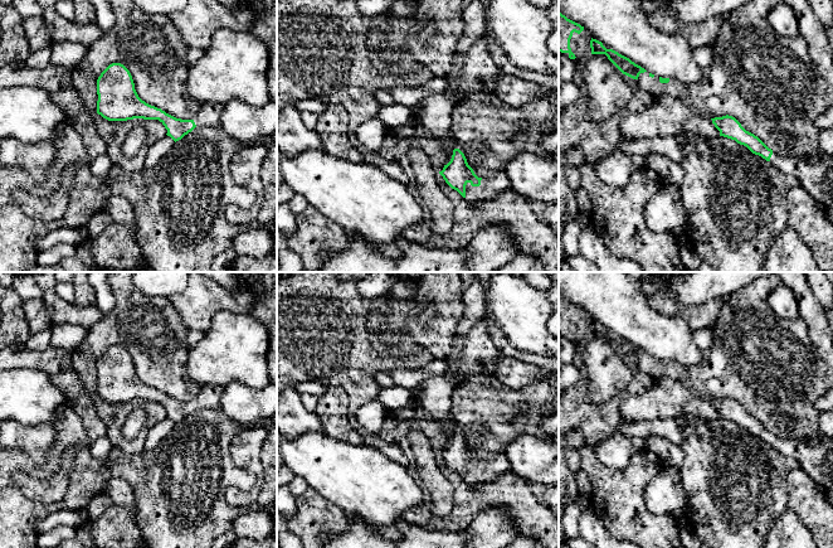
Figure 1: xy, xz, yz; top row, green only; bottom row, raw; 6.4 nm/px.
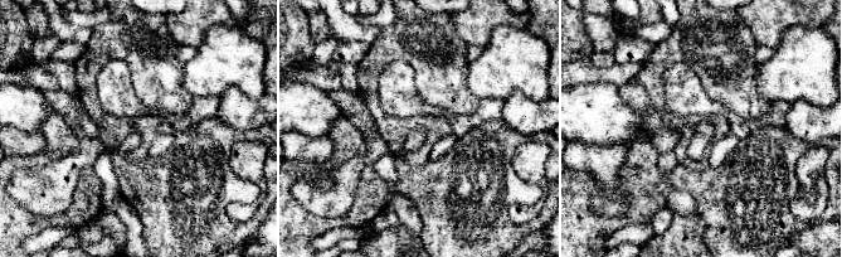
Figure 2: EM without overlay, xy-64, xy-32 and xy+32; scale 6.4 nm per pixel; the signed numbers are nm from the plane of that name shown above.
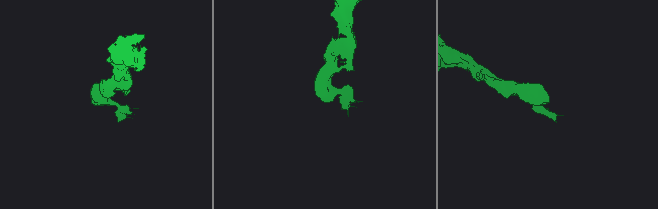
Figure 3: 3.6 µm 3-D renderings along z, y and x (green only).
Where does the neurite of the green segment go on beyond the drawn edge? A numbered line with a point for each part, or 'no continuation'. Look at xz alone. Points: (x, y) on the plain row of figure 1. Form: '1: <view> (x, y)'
1: xz (491, 469)

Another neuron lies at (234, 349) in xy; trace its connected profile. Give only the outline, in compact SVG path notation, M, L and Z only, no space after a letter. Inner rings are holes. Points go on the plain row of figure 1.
M220 311L211 319L210 329L193 348L189 348L186 370L200 385L225 387L240 382L253 389L262 389L271 383L267 354L269 333L267 328L249 314Z

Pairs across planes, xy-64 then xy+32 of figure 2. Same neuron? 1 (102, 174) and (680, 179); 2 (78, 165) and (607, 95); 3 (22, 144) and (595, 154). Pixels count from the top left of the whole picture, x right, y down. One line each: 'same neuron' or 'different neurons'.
1: different neurons
2: different neurons
3: same neuron

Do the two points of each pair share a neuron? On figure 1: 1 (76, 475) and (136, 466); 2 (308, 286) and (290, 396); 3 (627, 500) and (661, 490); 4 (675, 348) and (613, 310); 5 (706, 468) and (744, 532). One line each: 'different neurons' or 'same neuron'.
1: same neuron
2: different neurons
3: different neurons
4: same neuron
5: same neuron

